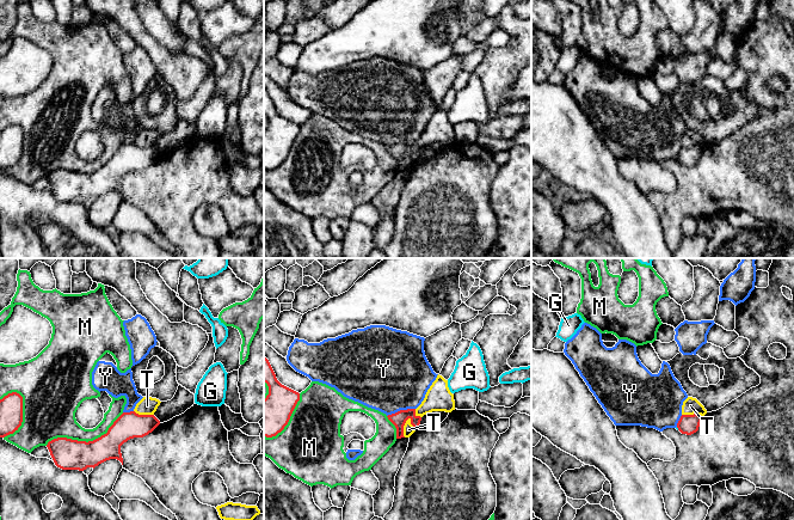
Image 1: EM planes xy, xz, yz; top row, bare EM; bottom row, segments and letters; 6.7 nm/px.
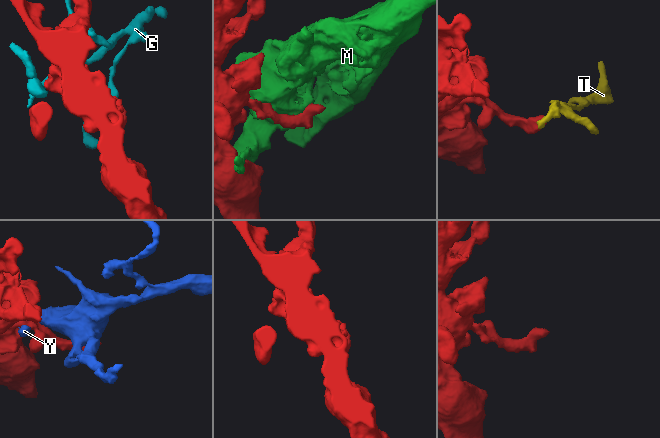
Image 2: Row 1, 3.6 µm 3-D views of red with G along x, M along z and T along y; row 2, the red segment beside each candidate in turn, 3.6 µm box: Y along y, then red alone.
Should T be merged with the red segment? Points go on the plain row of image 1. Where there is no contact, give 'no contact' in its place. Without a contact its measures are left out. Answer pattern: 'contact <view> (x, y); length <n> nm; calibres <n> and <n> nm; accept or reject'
contact xz (402, 159); length 140 nm; calibres 100 and 80 nm; reject

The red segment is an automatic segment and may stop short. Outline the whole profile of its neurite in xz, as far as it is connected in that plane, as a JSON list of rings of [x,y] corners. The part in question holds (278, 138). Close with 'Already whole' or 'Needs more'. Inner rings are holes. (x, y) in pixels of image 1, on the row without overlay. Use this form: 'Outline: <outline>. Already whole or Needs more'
Outline: [[[264,88],[264,115],[269,118],[269,127],[264,131],[264,169],[272,170],[281,165],[288,157],[290,148],[300,133],[300,126],[282,117],[269,94]]]. Already whole

